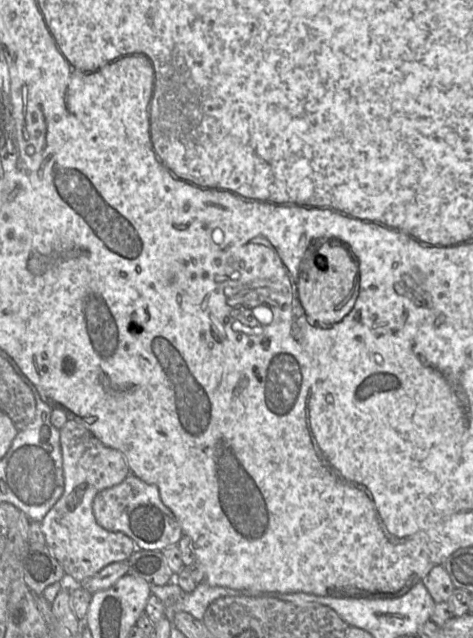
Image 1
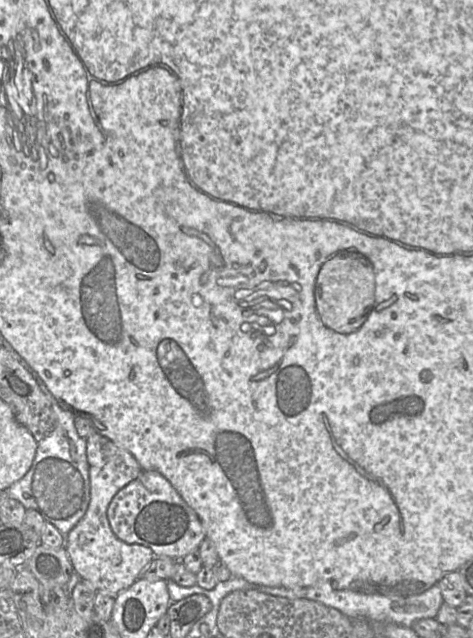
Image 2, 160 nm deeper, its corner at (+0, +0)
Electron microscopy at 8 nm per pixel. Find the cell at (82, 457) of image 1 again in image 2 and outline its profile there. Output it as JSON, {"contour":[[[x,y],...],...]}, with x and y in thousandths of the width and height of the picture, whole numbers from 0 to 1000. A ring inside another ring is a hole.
{"contour":[[[205,677],[182,687],[182,694],[190,787],[175,812],[137,840],[135,859],[171,909],[184,911],[205,928],[247,931],[283,915],[307,887],[328,873],[309,856],[252,846],[235,831],[226,812],[226,796],[241,776],[285,752],[300,734],[273,707]]]}

